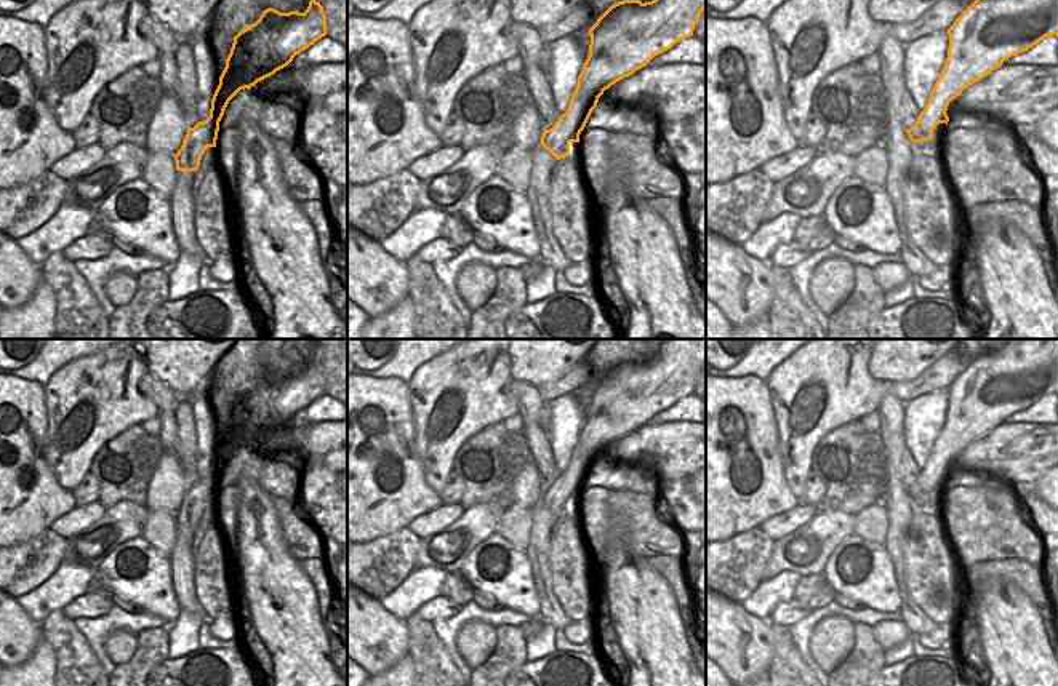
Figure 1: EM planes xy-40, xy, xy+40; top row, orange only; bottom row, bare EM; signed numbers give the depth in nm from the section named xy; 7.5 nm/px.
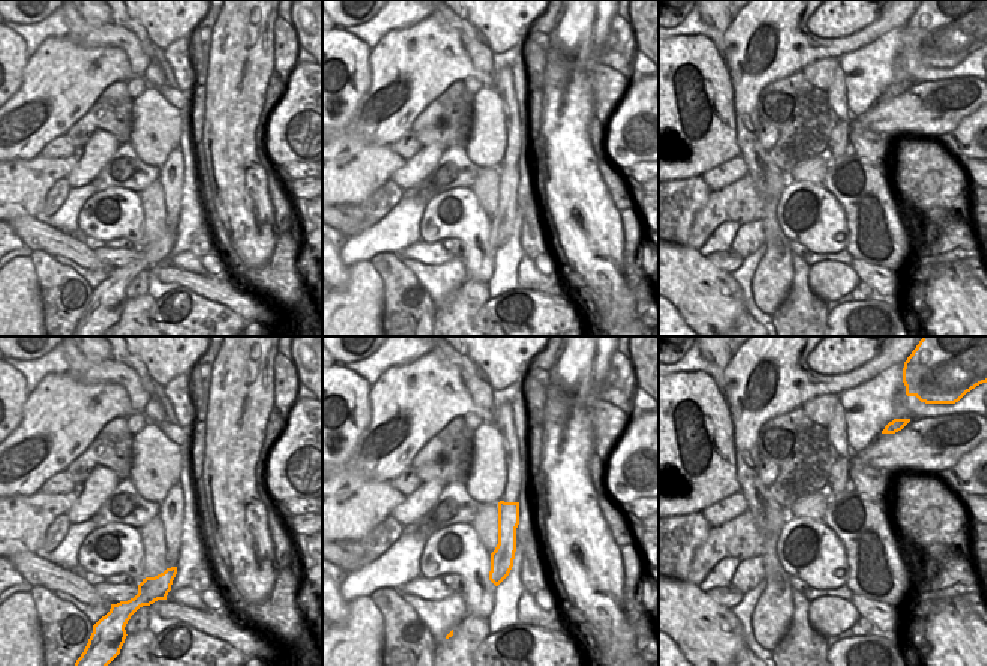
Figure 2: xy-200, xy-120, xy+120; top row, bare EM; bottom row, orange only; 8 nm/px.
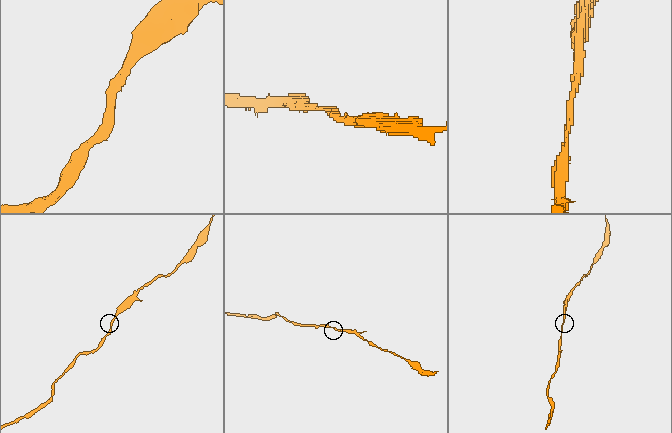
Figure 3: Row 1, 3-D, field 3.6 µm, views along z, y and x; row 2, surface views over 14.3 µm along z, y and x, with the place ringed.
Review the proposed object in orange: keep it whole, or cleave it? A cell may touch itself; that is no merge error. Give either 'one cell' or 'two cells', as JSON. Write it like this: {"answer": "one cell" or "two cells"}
{"answer": "one cell"}

